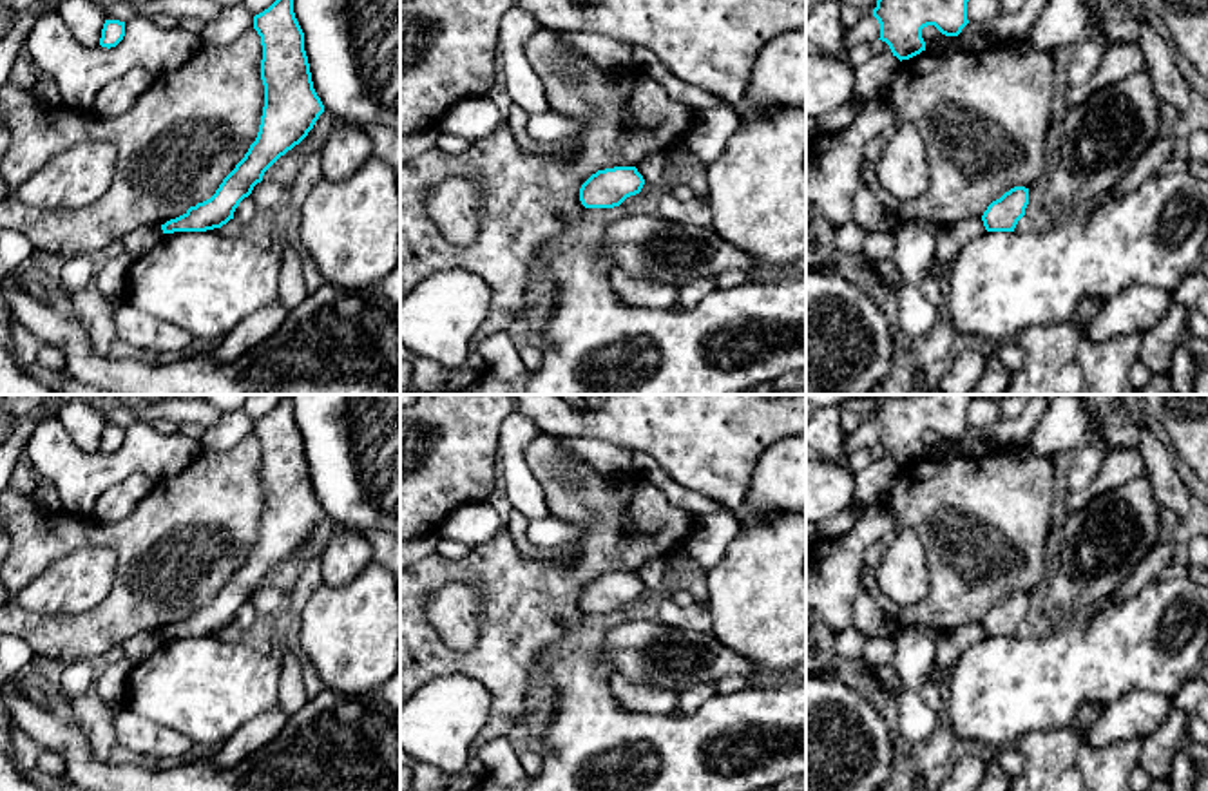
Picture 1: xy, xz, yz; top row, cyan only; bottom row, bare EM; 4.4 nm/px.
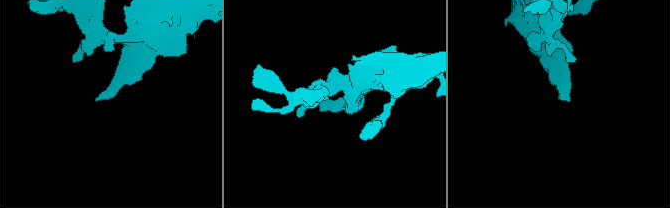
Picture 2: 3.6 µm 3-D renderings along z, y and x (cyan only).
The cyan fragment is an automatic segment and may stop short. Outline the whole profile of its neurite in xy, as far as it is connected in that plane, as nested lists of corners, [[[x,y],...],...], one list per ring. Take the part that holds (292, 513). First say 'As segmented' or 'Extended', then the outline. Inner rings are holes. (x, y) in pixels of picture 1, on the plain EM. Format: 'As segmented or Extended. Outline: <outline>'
As segmented. Outline: [[[284,395],[268,415],[254,422],[254,434],[263,451],[261,485],[264,491],[257,543],[216,599],[161,630],[163,639],[206,637],[234,624],[235,614],[263,586],[264,577],[299,550],[324,518],[313,494],[292,395]]]

